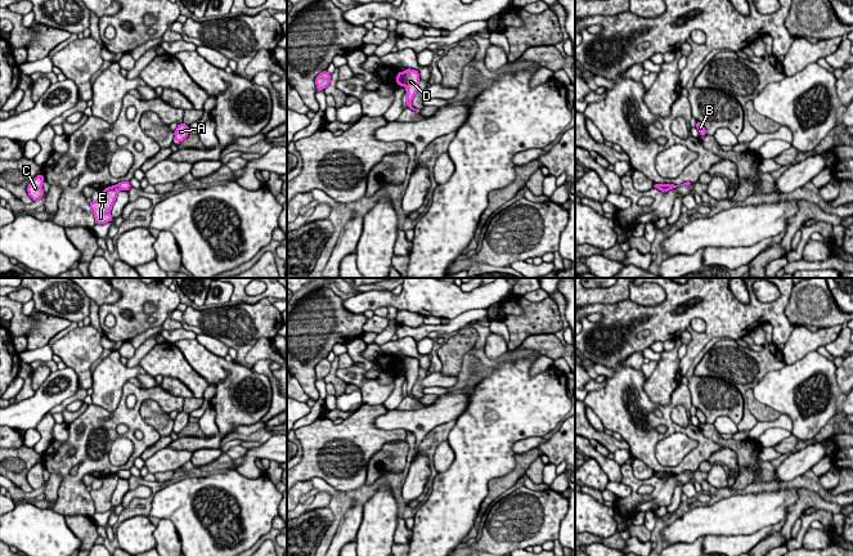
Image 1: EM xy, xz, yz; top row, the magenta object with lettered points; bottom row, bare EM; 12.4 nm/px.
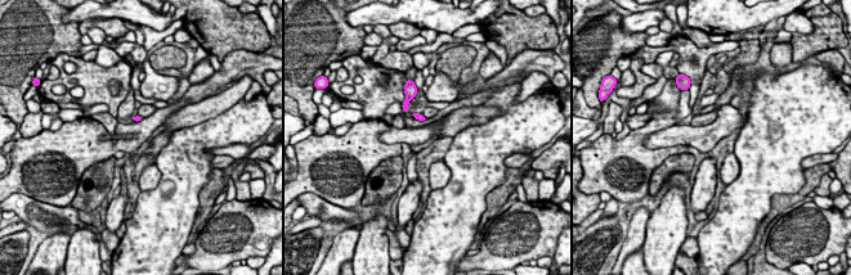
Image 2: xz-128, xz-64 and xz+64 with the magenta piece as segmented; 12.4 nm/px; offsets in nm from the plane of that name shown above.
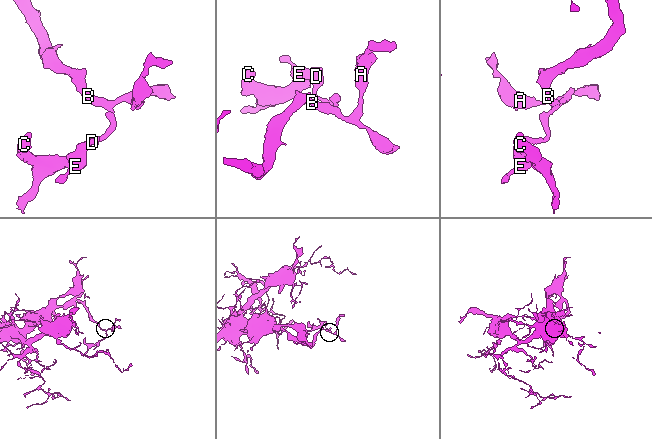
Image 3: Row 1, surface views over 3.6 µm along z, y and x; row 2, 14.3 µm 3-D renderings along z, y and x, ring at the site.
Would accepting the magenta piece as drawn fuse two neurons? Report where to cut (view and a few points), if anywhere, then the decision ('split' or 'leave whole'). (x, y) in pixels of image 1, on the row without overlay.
cut xz (402, 361), (404, 373); split

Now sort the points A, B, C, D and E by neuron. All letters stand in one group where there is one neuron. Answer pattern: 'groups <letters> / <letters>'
groups A B D / C E

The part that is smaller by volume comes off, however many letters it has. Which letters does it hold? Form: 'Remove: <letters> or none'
Remove: C, E

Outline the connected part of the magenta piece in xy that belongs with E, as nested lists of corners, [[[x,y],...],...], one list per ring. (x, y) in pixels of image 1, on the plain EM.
[[[117,474],[104,476],[103,485],[99,489],[91,489],[89,492],[95,506],[95,512],[105,512],[113,507],[111,497],[117,486],[118,479]]]

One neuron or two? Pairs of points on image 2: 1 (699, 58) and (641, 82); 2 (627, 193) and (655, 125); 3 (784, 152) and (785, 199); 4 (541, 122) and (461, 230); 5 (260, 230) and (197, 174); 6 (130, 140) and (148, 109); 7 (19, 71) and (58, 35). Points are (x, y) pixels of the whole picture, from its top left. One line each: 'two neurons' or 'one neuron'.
1: two neurons
2: one neuron
3: two neurons
4: one neuron
5: two neurons
6: two neurons
7: one neuron

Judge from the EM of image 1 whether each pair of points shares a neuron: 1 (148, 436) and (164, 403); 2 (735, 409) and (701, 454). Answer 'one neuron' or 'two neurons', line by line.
1: one neuron
2: two neurons

